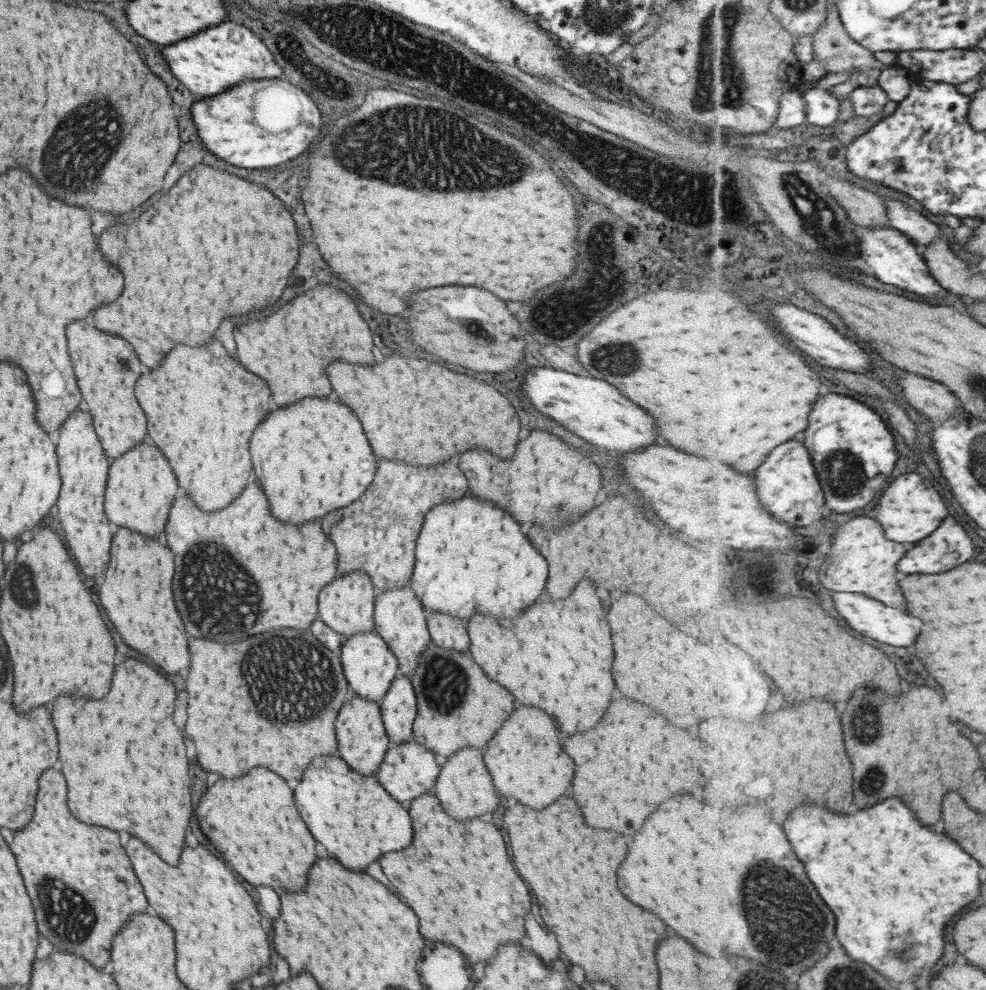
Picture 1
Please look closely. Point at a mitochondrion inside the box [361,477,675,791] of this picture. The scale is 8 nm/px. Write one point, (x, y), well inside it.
(443, 679)

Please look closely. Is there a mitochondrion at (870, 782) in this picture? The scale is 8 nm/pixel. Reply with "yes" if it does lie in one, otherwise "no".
yes

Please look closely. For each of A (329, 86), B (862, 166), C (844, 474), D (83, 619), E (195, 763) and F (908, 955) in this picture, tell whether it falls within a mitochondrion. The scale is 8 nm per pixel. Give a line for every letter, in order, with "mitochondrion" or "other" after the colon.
A: other
B: other
C: mitochondrion
D: other
E: other
F: mitochondrion

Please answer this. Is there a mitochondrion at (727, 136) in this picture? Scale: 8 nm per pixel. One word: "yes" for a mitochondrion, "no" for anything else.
no

